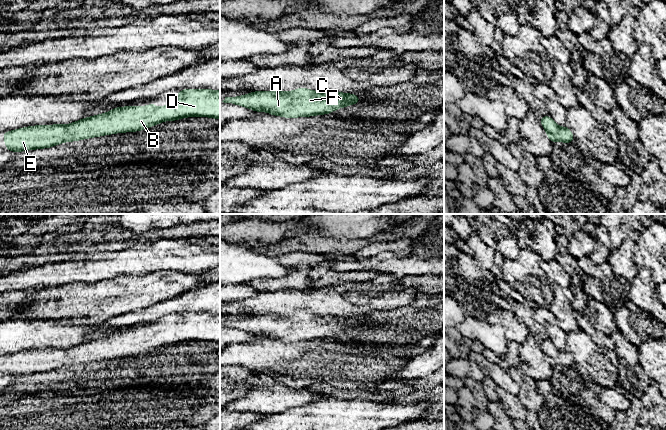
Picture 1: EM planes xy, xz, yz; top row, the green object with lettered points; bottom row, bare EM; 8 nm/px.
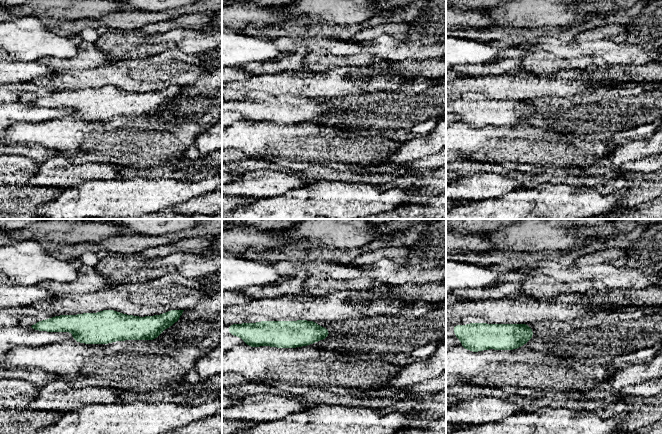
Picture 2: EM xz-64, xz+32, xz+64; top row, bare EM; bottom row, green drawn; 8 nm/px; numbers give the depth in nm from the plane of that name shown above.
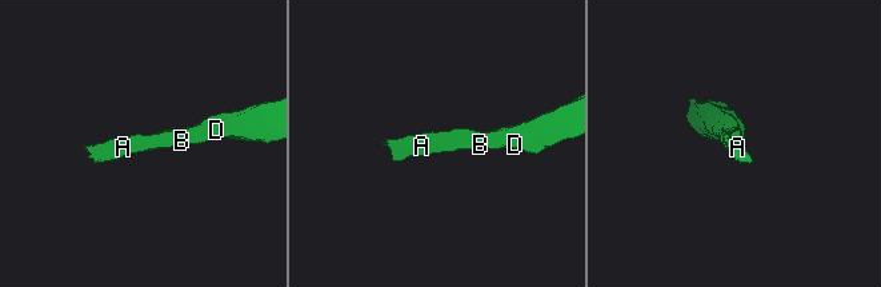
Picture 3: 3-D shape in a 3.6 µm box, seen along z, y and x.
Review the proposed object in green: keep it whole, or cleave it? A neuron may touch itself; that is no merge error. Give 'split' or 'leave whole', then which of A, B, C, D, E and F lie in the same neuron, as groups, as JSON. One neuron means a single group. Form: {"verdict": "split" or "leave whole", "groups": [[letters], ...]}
{"verdict": "leave whole", "groups": [["A", "B", "C", "D", "E", "F"]]}

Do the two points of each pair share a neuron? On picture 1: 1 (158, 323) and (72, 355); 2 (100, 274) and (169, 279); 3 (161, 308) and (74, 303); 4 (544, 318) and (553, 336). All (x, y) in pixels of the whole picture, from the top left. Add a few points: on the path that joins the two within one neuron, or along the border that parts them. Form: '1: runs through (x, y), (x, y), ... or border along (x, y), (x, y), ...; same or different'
1: runs through (137, 341), (93, 350); same
2: border along (142, 273), (119, 274), (96, 281); different
3: border along (174, 296), (151, 305); different
4: runs through (549, 322), (553, 331); same

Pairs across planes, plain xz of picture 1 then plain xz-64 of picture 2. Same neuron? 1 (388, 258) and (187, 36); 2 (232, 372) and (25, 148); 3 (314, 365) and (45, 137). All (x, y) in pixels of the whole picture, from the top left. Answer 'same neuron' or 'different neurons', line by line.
1: same neuron
2: same neuron
3: same neuron

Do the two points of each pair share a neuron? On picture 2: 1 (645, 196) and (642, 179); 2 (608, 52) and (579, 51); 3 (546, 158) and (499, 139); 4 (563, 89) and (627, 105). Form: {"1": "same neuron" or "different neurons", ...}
{"1": "same neuron", "2": "same neuron", "3": "same neuron", "4": "different neurons"}

